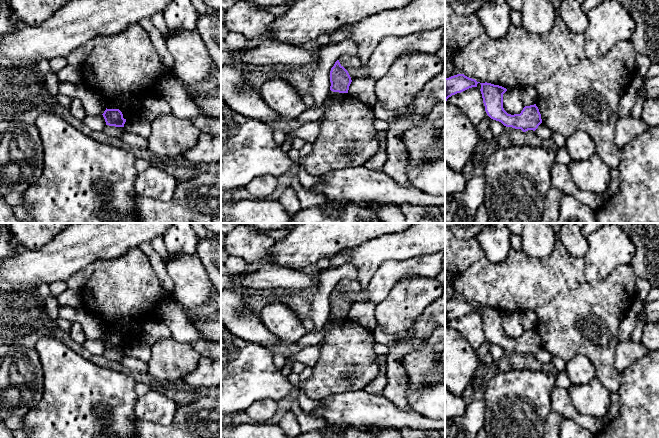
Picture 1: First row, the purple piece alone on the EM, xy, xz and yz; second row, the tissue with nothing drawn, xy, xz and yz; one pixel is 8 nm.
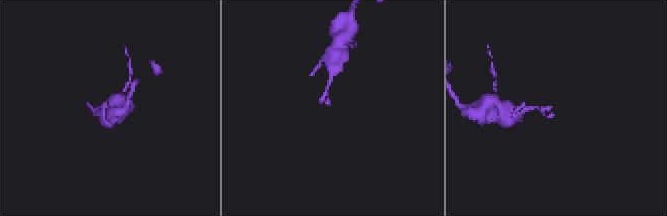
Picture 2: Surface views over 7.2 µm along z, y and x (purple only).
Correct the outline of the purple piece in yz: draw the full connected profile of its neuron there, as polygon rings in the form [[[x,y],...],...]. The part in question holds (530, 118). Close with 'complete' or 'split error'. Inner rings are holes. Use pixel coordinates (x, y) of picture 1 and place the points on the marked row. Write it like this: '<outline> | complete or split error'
[[[480,83],[481,94],[487,115],[506,127],[535,131],[542,123],[541,114],[536,104],[525,106],[520,114],[508,114],[503,108],[503,94],[506,88],[491,83]]] | complete

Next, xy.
[[[107,109],[102,114],[106,125],[115,127],[124,127],[126,119],[123,118],[123,114],[119,109]]] | complete

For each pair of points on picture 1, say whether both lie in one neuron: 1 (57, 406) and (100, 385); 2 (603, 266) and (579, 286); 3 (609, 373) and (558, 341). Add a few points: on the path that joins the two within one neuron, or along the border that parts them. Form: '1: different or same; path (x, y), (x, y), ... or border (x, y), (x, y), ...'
1: same; path (68, 406), (79, 406), (89, 396)
2: different; border (582, 258), (588, 281), (609, 275)
3: same; path (599, 359), (581, 341), (572, 341)

